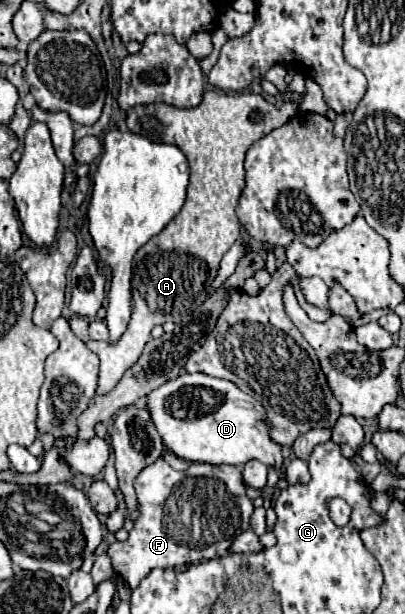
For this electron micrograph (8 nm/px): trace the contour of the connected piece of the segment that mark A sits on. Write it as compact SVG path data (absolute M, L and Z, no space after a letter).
M205 91L203 101L197 107L177 109L167 103L135 105L127 113L127 129L135 135L143 135L155 143L177 145L191 167L191 179L187 187L187 201L181 213L157 235L153 235L133 259L133 315L127 331L119 341L87 341L87 347L99 355L99 387L97 395L107 395L119 383L123 373L133 367L149 339L155 325L171 319L173 323L185 321L185 315L197 309L199 301L209 291L211 281L219 269L221 257L239 239L239 219L235 215L235 203L245 187L243 159L251 143L281 127L295 115L299 93L287 93L283 111L255 93L227 95L219 91Z

